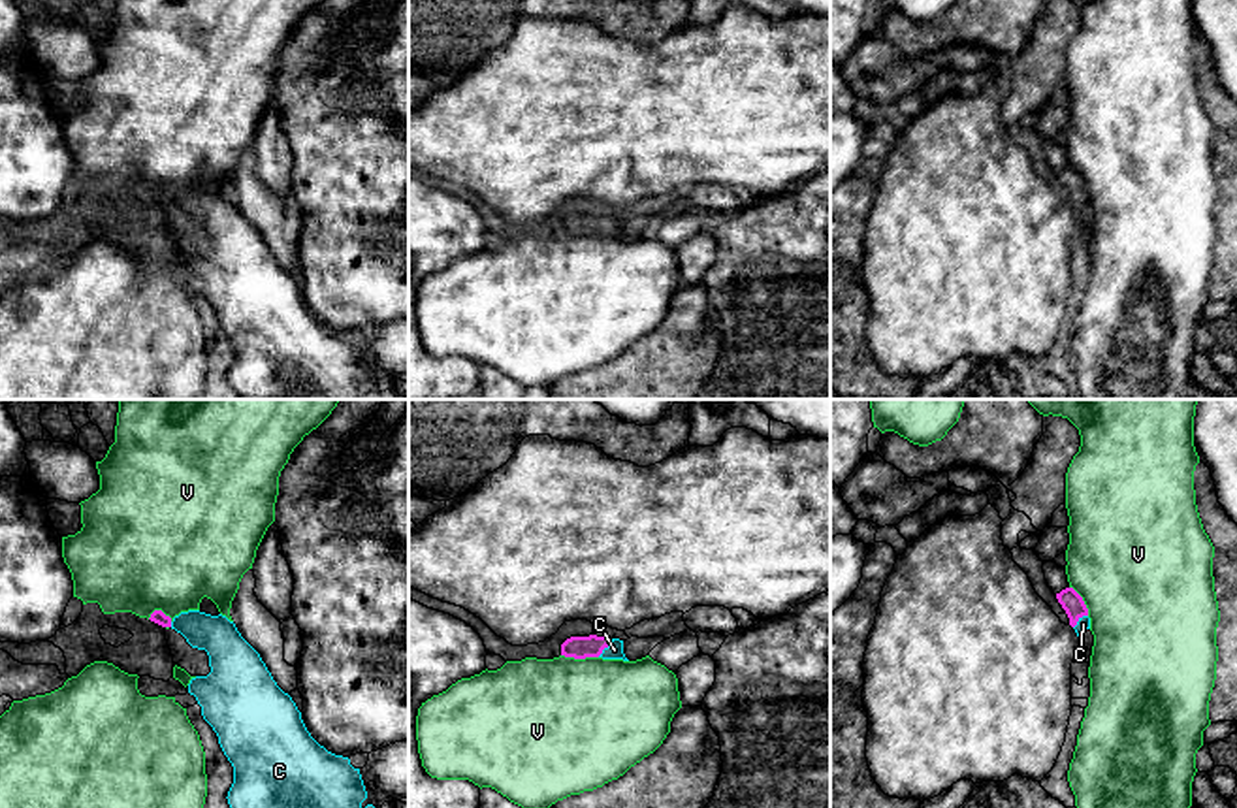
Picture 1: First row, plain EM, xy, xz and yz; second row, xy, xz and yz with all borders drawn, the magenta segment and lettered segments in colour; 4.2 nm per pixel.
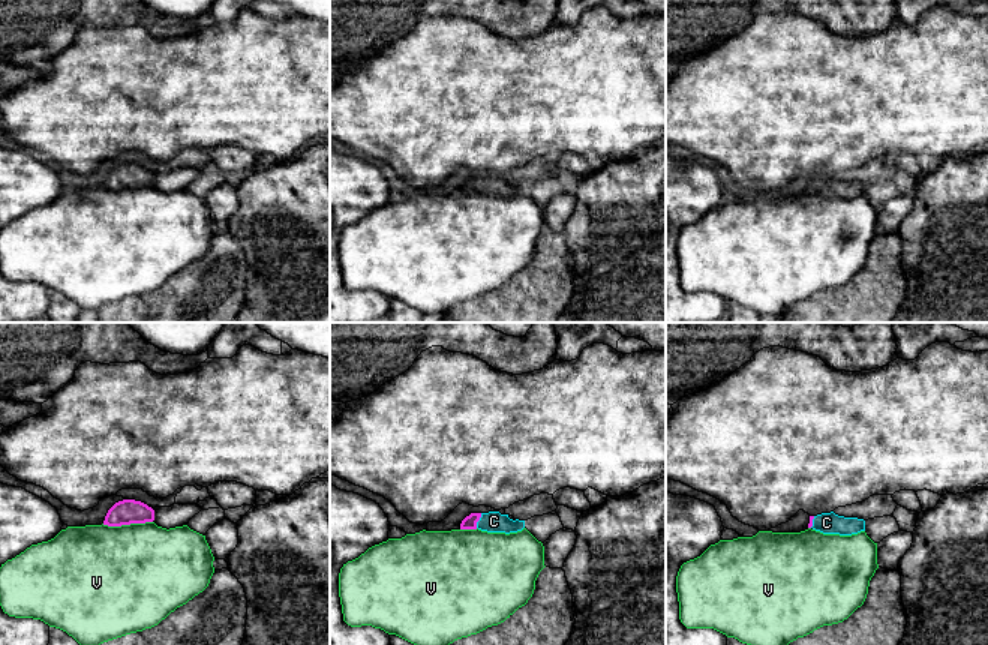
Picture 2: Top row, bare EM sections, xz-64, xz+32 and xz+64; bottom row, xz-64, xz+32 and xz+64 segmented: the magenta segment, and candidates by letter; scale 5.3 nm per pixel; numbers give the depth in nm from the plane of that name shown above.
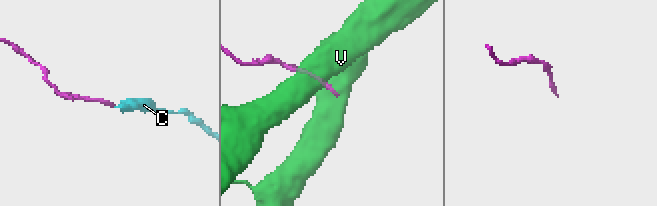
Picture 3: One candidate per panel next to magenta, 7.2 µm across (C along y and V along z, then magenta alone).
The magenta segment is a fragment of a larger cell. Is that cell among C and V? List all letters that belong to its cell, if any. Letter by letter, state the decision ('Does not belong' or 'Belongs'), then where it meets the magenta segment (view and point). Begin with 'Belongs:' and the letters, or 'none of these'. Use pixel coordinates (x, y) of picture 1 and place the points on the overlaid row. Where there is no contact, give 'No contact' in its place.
Belongs: C
C: Belongs. Touches magenta at xz (605, 646)
V: Does not belong. Touches magenta at xz (580, 658)

